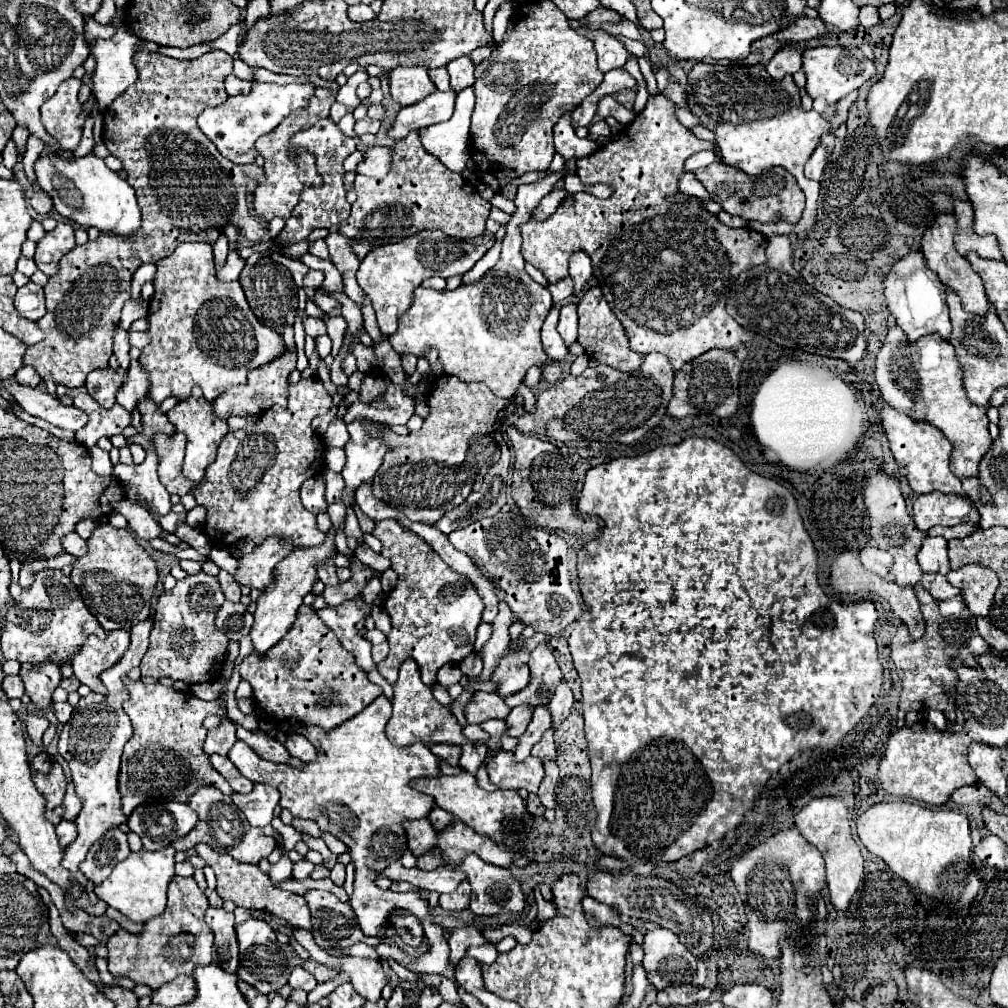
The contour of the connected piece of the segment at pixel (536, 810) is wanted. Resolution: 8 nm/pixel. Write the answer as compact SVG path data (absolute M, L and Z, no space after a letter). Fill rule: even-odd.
M529 793L529 797L527 797L527 809L535 817L541 817L545 813L545 807L541 805L541 801L539 801L539 797L535 793Z

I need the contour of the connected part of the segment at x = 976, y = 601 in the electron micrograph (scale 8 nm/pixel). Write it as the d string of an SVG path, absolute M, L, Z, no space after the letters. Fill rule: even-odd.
M969 563L957 571L949 571L947 581L961 591L961 597L974 616L988 616L991 613L995 589L999 585L999 579L991 569Z

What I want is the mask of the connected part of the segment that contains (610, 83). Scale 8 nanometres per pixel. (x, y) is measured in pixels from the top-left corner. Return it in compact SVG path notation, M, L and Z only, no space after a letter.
M611 69L605 73L603 83L591 95L595 97L595 103L599 103L601 97L613 95L619 89L633 89L635 85L637 85L637 81L625 69Z

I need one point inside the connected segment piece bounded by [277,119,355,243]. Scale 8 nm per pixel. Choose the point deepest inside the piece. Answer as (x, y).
(326, 206)

